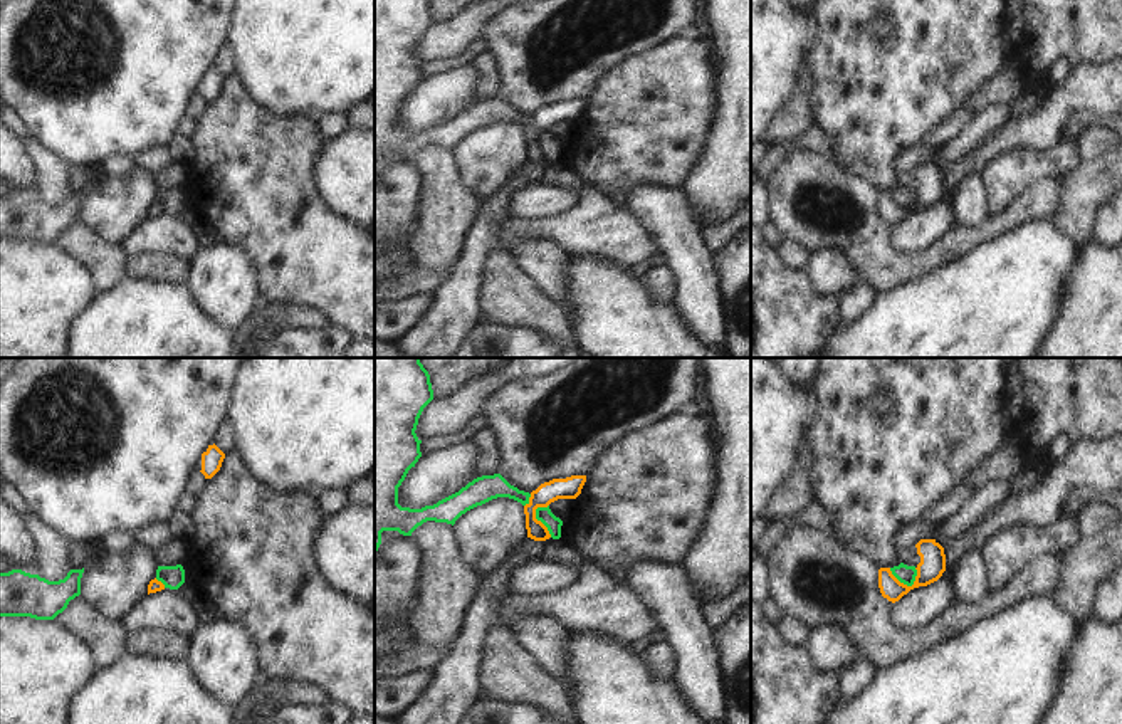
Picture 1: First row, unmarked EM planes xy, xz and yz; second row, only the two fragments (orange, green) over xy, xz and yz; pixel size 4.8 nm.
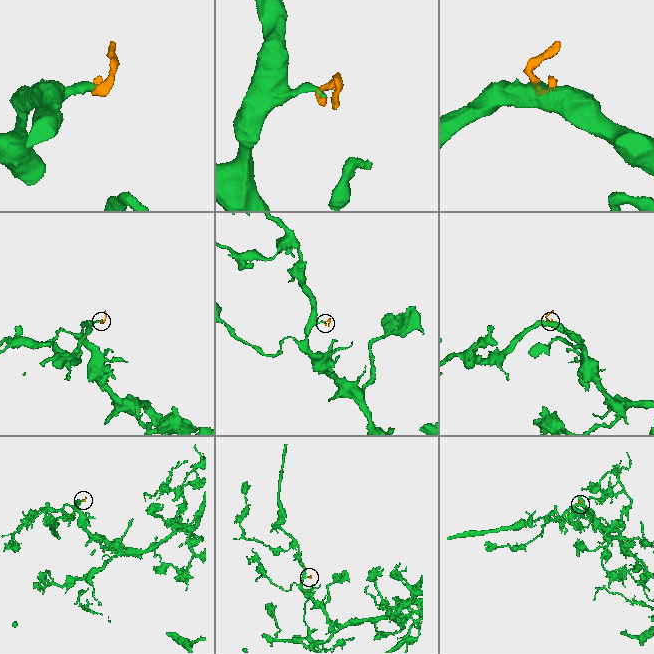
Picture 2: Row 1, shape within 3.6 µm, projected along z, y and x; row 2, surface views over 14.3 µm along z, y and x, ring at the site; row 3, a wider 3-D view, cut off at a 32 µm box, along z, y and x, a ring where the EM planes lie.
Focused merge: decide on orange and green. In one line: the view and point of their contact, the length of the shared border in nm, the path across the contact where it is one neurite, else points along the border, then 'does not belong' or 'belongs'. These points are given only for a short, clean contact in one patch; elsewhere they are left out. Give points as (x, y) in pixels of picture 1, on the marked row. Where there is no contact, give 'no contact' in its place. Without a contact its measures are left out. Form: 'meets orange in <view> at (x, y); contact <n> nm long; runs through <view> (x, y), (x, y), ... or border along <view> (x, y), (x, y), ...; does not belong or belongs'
meets orange in yz at (899, 582); contact 150 nm long; border along yz (889, 568), (901, 582), (914, 583); does not belong

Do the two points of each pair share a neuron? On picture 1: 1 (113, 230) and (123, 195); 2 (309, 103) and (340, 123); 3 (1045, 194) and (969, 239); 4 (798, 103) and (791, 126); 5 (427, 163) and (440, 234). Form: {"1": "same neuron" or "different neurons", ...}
{"1": "same neuron", "2": "different neurons", "3": "same neuron", "4": "same neuron", "5": "same neuron"}

